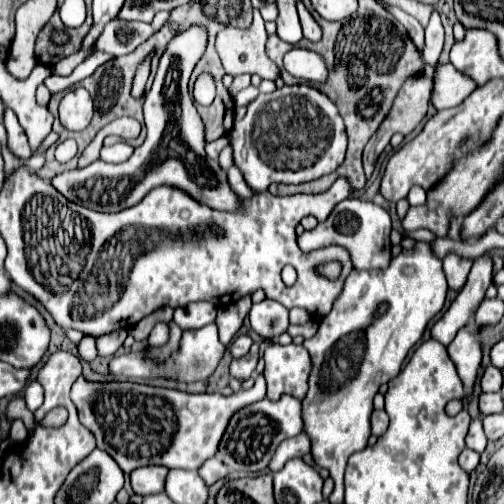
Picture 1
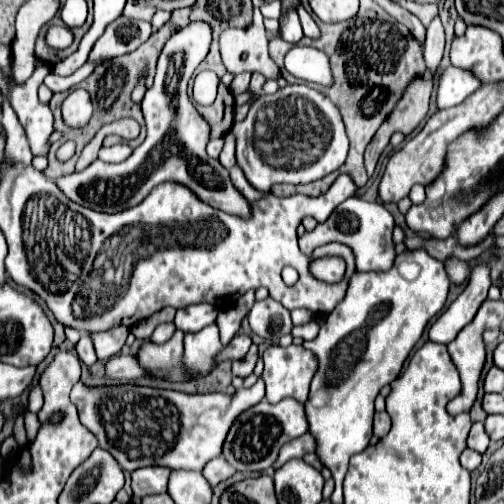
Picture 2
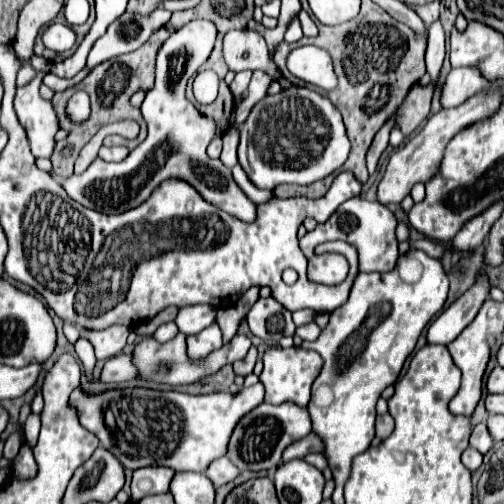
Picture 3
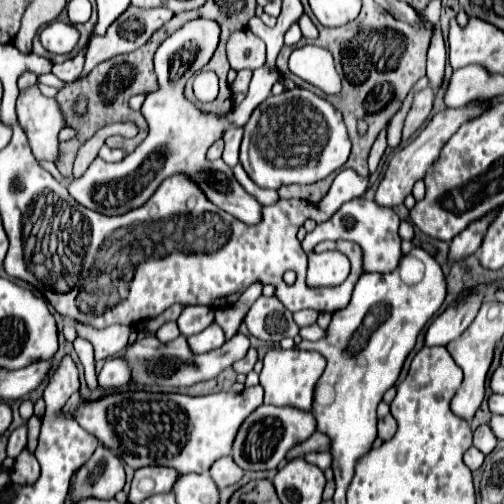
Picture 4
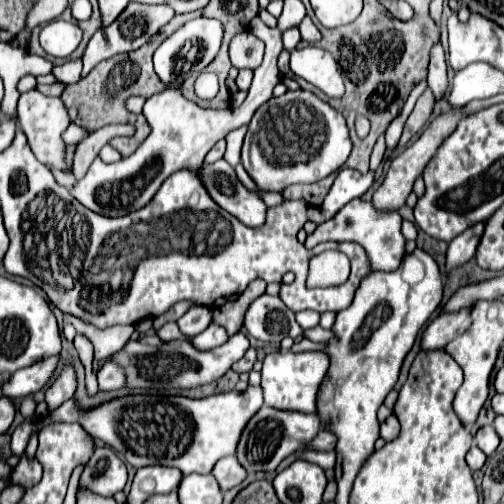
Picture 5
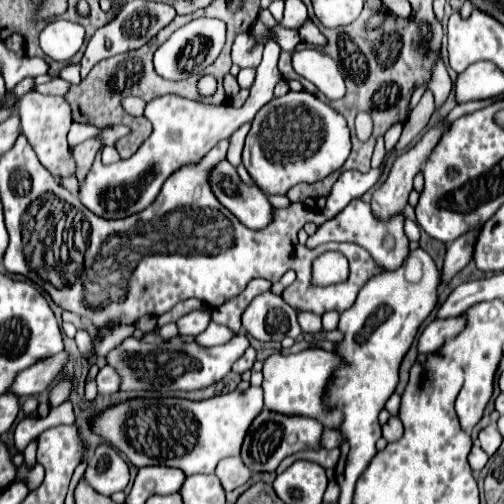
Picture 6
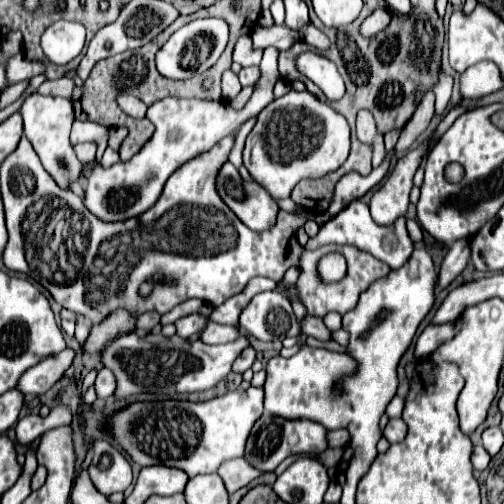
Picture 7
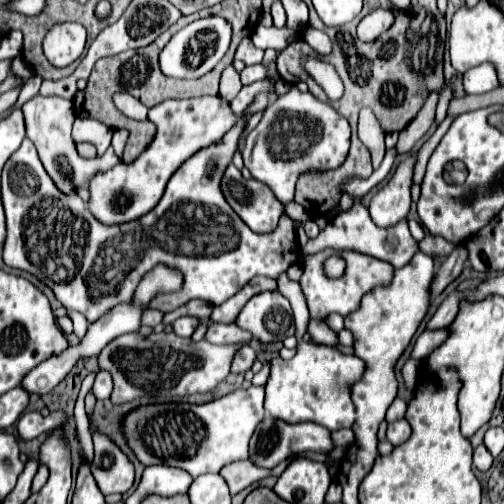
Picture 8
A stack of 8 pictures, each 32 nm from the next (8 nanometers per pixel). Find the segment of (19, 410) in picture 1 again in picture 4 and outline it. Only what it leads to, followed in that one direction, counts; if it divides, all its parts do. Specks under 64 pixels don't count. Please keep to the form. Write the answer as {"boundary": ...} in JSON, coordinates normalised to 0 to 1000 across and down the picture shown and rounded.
{"boundary":[[[63,825],[56,837],[56,893],[67,897],[75,885],[75,857],[79,857],[79,829]]]}

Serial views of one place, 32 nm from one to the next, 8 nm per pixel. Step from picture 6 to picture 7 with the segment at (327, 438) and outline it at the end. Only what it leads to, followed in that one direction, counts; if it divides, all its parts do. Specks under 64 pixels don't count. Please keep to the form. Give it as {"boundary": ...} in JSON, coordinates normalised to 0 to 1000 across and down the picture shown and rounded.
{"boundary":[[[655,853],[651,857],[651,881],[655,889],[683,889],[683,881],[694,877],[694,861],[690,853]]]}

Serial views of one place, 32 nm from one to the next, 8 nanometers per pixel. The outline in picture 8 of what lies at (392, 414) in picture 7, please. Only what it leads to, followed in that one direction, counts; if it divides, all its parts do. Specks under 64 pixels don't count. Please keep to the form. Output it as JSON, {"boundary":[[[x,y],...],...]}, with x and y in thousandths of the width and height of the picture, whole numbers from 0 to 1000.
{"boundary":[[[786,788],[782,798],[770,810],[764,831],[770,839],[776,839],[792,831],[800,831],[806,813],[808,813],[806,798],[792,788]]]}

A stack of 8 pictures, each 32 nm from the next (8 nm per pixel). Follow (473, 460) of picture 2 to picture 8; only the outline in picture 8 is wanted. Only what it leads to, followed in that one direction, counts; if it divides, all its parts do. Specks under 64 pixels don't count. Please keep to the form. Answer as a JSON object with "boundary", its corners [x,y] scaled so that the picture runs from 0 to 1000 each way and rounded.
{"boundary":[[[952,881],[944,893],[940,893],[940,925],[956,937],[972,933],[980,921],[980,905],[968,897],[968,889],[960,881]]]}

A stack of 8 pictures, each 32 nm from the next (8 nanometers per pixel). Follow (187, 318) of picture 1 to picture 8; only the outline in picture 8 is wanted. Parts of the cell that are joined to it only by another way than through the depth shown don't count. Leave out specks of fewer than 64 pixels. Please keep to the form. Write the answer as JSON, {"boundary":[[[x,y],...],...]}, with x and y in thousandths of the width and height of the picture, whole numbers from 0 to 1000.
{"boundary":[[[353,631],[349,639],[341,639],[341,655],[345,655],[345,663],[353,663],[361,671],[377,671],[389,643],[393,643],[393,631]]]}

